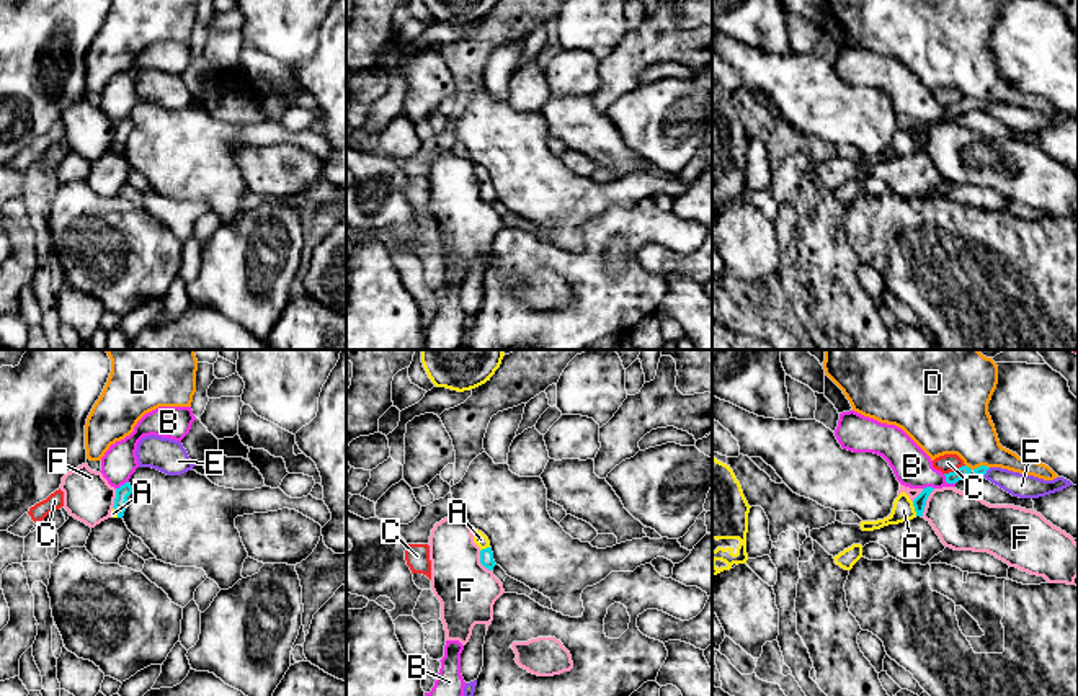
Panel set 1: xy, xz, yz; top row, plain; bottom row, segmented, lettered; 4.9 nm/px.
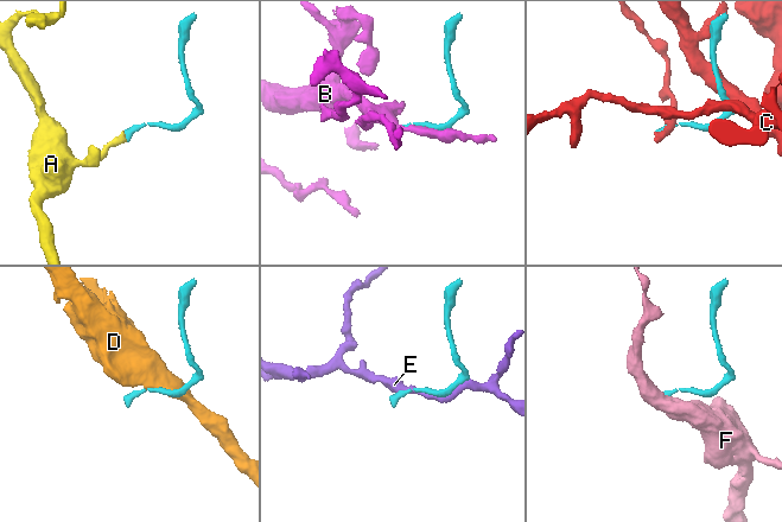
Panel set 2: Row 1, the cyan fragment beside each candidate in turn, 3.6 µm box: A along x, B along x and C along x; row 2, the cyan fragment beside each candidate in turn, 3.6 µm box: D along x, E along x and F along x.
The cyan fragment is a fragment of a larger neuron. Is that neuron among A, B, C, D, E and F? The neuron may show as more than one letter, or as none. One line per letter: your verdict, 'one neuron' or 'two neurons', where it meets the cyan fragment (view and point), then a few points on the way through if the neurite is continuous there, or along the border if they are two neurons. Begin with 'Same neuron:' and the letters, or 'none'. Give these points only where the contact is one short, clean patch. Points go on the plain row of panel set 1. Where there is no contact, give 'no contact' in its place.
Same neuron: A
A: one neuron; contact yz (915, 142); way yz (920, 136), (915, 142), (904, 144)
B: two neurons; contact yz (948, 116)
C: two neurons; contact yz (956, 103)
D: two neurons; contact yz (977, 102); border yz (966, 98), (972, 103), (988, 102)
E: two neurons; contact yz (985, 107)
F: two neurons; contact yz (925, 138); border yz (935, 123), (926, 134), (922, 151)

